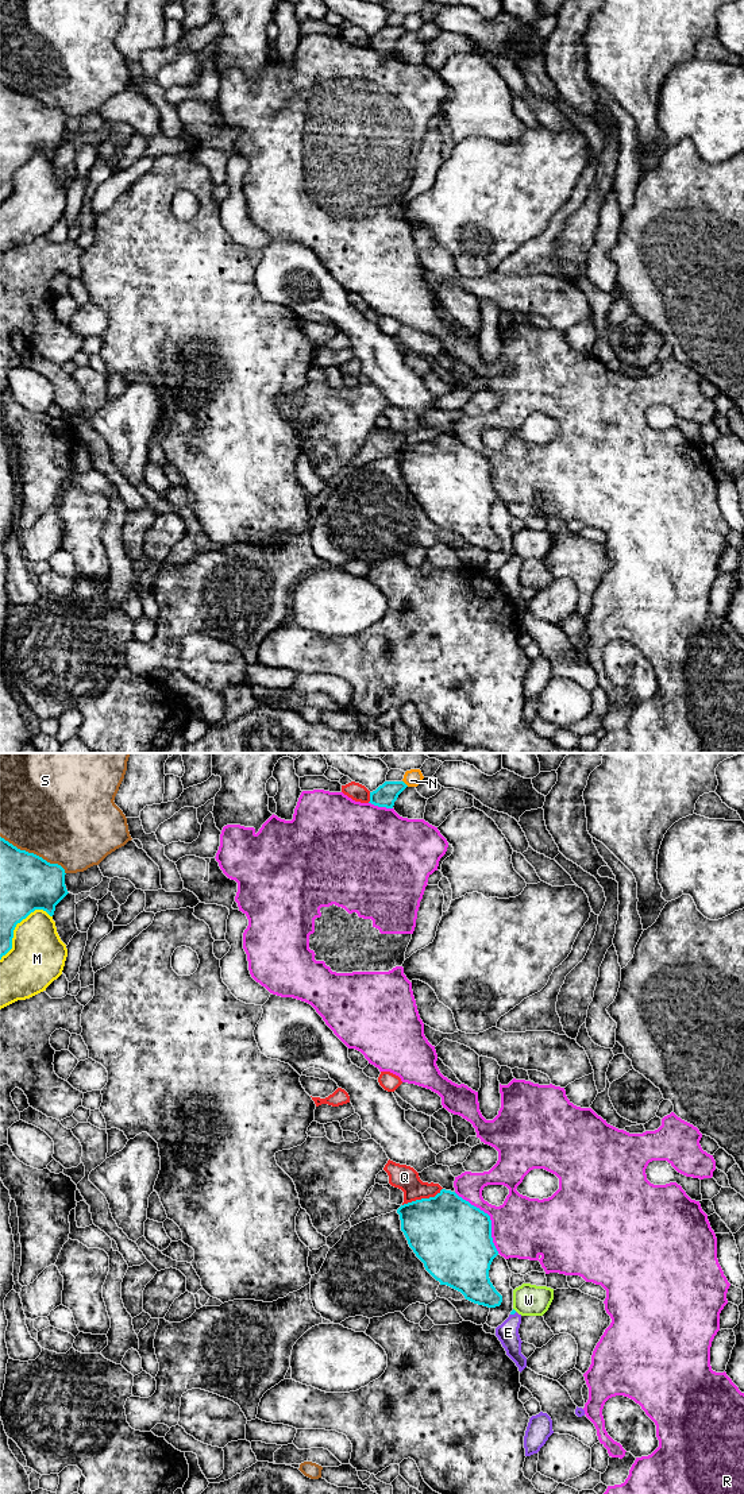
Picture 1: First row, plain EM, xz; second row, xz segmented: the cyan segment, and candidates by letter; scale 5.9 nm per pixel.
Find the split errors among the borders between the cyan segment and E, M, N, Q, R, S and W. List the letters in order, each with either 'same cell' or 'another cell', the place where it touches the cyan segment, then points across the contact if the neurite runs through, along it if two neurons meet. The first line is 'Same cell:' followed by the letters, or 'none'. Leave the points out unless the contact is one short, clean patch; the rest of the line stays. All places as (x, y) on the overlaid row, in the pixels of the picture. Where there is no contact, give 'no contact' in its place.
Same cell: E
E: same cell; contact xz (513, 1313); way xz (513, 1311), (513, 1313), (513, 1321), (508, 1332)
M: another cell; contact xz (16, 923)
N: another cell; contact xz (404, 783)
Q: another cell; contact xz (421, 1199)
R: another cell; contact xz (489, 1218)
S: another cell; contact xz (33, 853)
W: another cell; no contact

